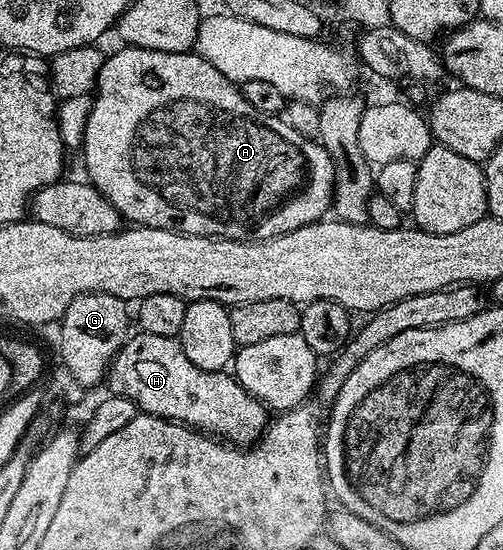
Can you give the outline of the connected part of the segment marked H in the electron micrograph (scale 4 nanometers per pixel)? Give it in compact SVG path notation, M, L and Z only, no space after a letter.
M144 332L126 338L109 363L108 382L108 393L127 396L137 404L138 411L182 422L241 448L254 445L271 421L265 403L249 392L232 373L199 368L187 360L187 352L183 352L177 338Z

